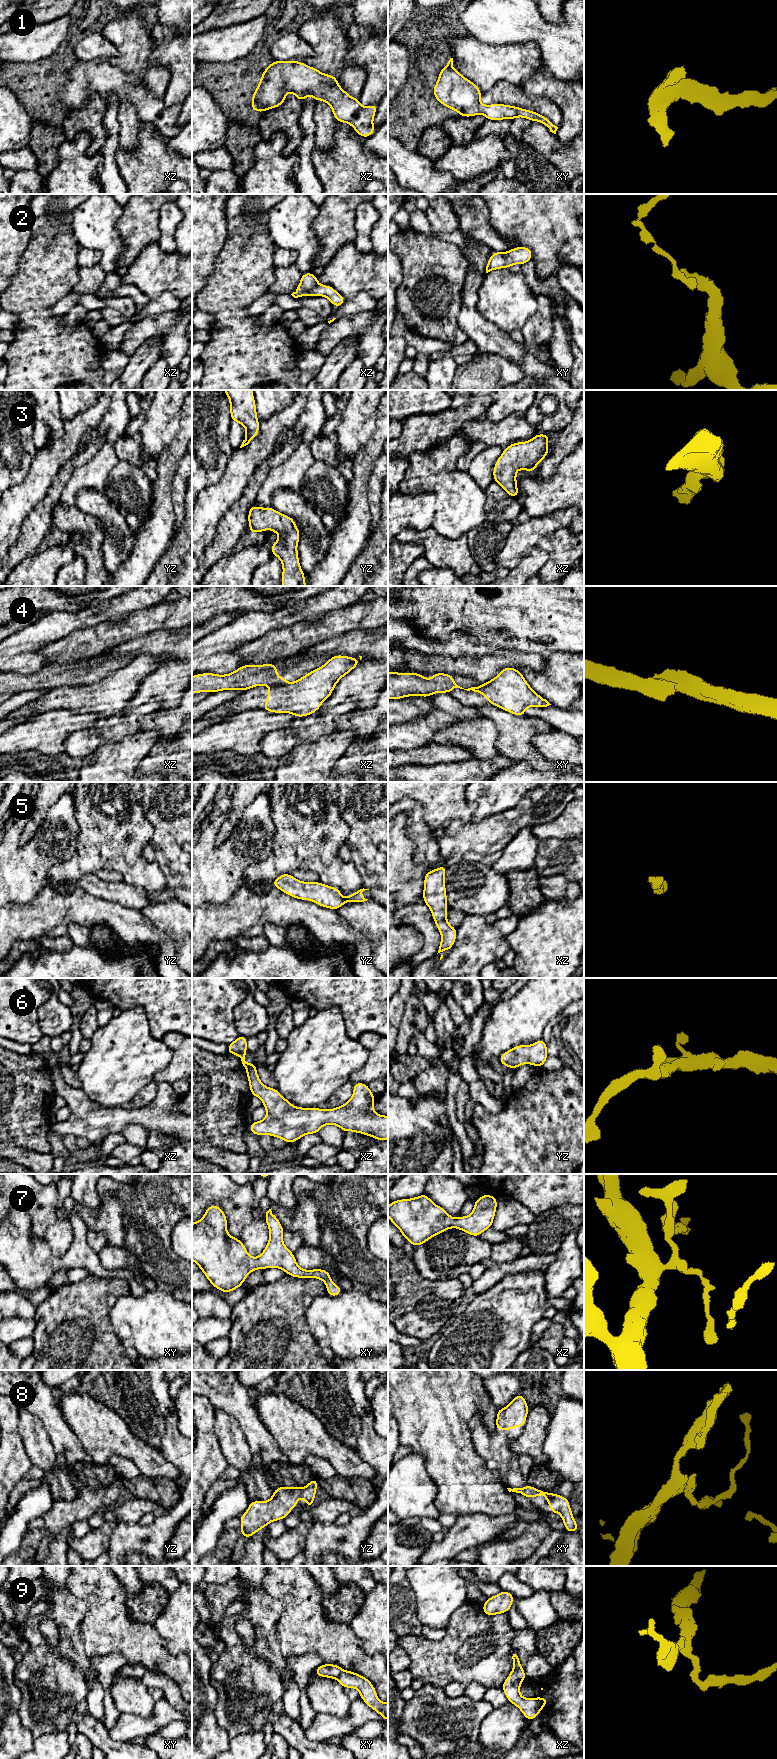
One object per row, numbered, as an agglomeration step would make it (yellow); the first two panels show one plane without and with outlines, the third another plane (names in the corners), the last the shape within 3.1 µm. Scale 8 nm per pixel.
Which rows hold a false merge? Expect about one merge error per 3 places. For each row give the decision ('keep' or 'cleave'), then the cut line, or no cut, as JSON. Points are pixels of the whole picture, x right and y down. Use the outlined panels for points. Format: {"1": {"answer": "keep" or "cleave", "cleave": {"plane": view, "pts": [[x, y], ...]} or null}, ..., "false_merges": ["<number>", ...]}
{"1": {"answer": "keep", "cleave": null}, "2": {"answer": "keep", "cleave": null}, "3": {"answer": "keep", "cleave": null}, "4": {"answer": "cleave", "cleave": {"plane": "xz", "pts": [[285, 683], [272, 686]]}}, "5": {"answer": "keep", "cleave": null}, "6": {"answer": "keep", "cleave": null}, "7": {"answer": "keep", "cleave": null}, "8": {"answer": "keep", "cleave": null}, "9": {"answer": "cleave", "cleave": {"plane": "xz", "pts": [[534, 1698], [541, 1709]]}}, "false_merges": ["4", "9"]}

